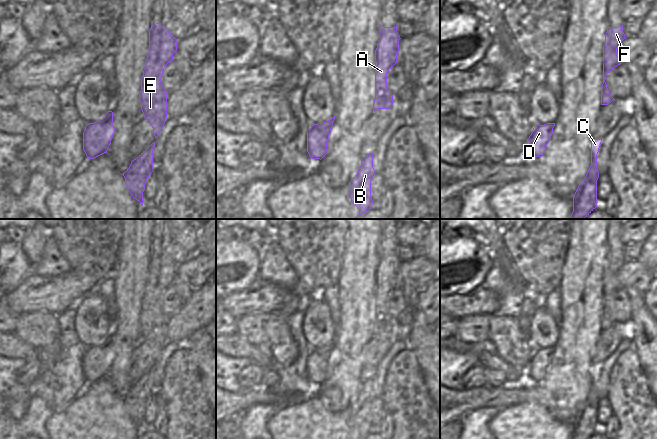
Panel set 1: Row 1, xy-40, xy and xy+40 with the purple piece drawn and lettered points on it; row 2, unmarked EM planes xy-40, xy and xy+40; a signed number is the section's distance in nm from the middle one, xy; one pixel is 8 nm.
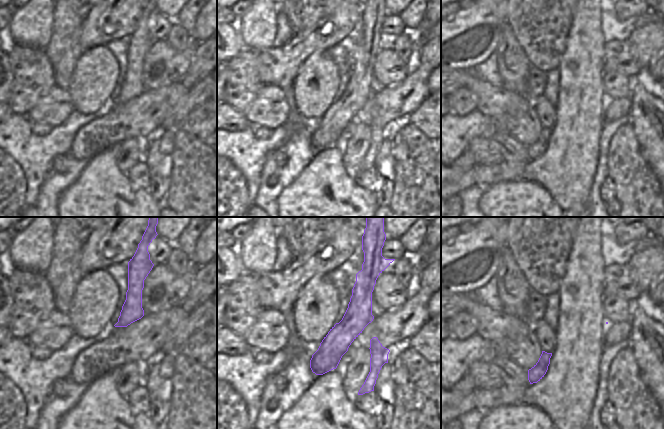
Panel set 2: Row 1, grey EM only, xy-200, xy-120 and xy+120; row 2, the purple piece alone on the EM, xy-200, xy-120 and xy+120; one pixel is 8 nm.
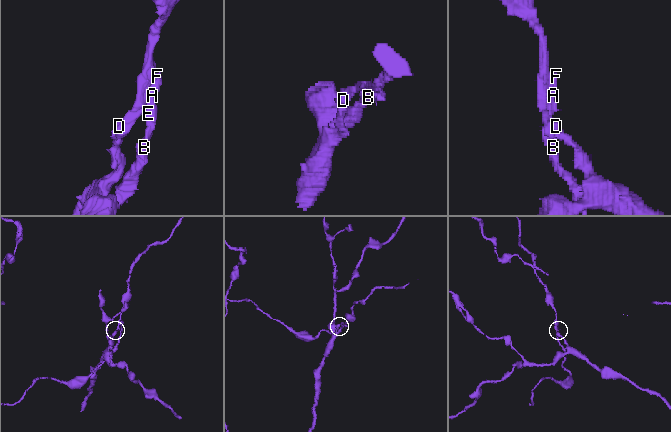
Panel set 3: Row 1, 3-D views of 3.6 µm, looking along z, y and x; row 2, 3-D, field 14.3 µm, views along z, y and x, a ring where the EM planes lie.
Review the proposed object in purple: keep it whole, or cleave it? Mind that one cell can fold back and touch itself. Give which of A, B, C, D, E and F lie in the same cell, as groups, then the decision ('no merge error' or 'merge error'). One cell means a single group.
groups A B C E F / D; merge error

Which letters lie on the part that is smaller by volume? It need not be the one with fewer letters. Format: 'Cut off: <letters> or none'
Cut off: A, B, C, E, F

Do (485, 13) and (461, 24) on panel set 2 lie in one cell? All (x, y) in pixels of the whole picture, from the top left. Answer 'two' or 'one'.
one

